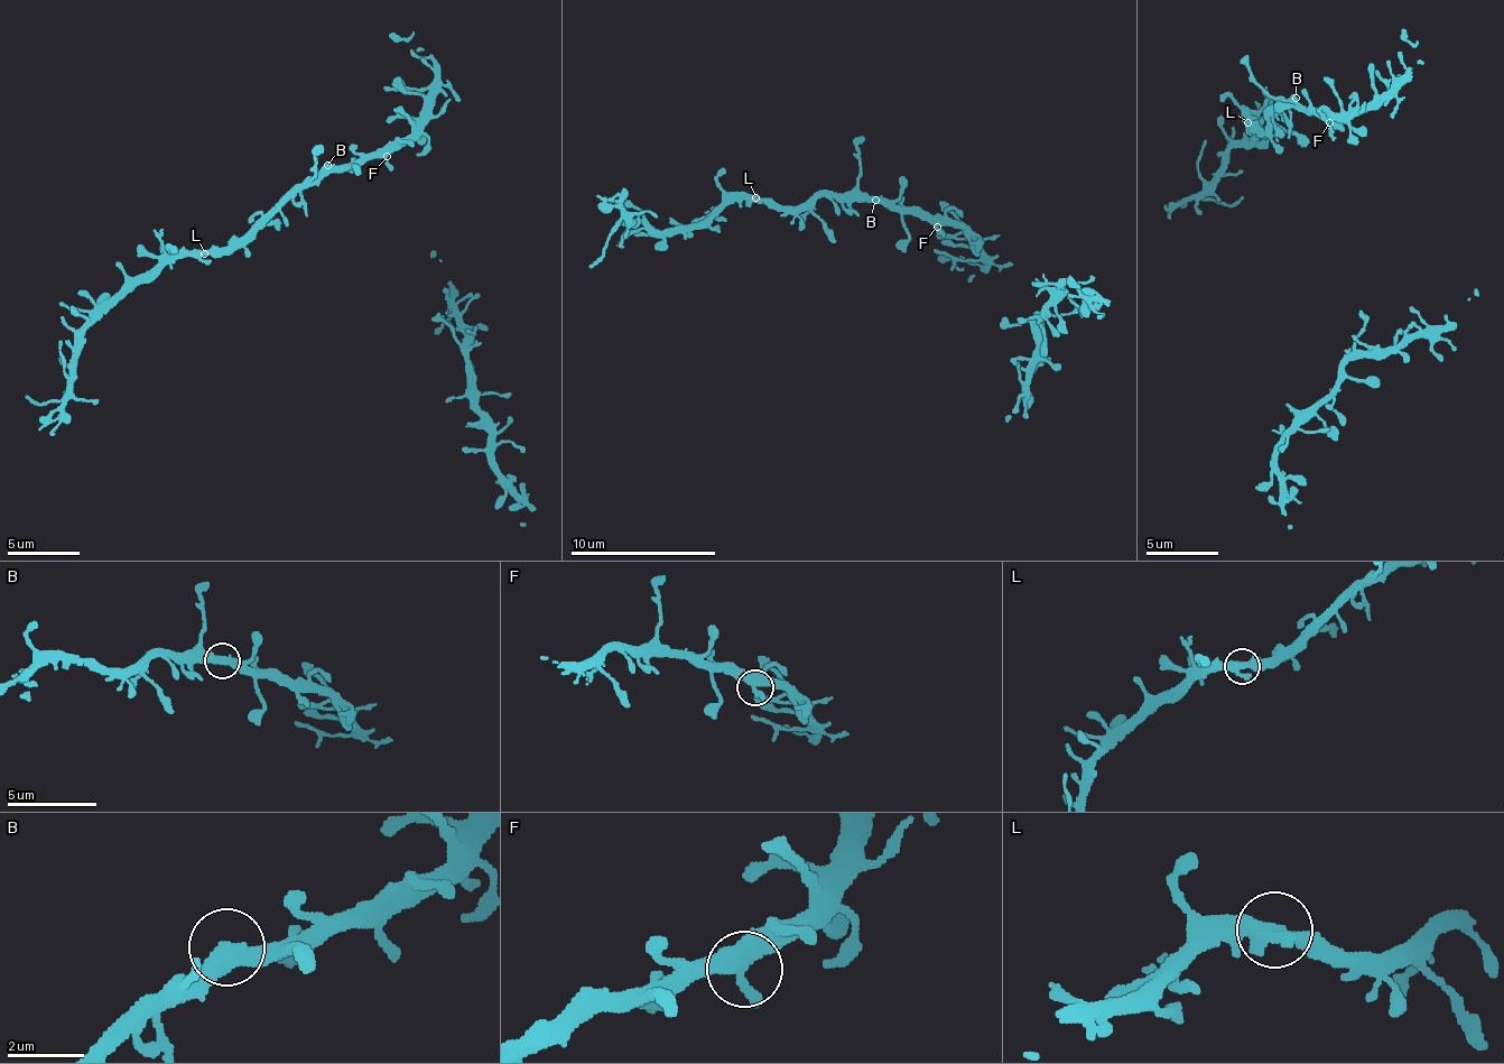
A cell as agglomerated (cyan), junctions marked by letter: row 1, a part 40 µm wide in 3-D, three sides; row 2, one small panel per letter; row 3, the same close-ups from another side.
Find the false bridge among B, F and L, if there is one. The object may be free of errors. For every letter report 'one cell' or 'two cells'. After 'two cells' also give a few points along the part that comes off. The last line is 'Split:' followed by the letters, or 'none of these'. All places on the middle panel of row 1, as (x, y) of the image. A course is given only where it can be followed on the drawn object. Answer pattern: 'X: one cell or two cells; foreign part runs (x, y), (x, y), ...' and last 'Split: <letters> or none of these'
B: one cell
F: one cell
L: one cell
Split: none of these

